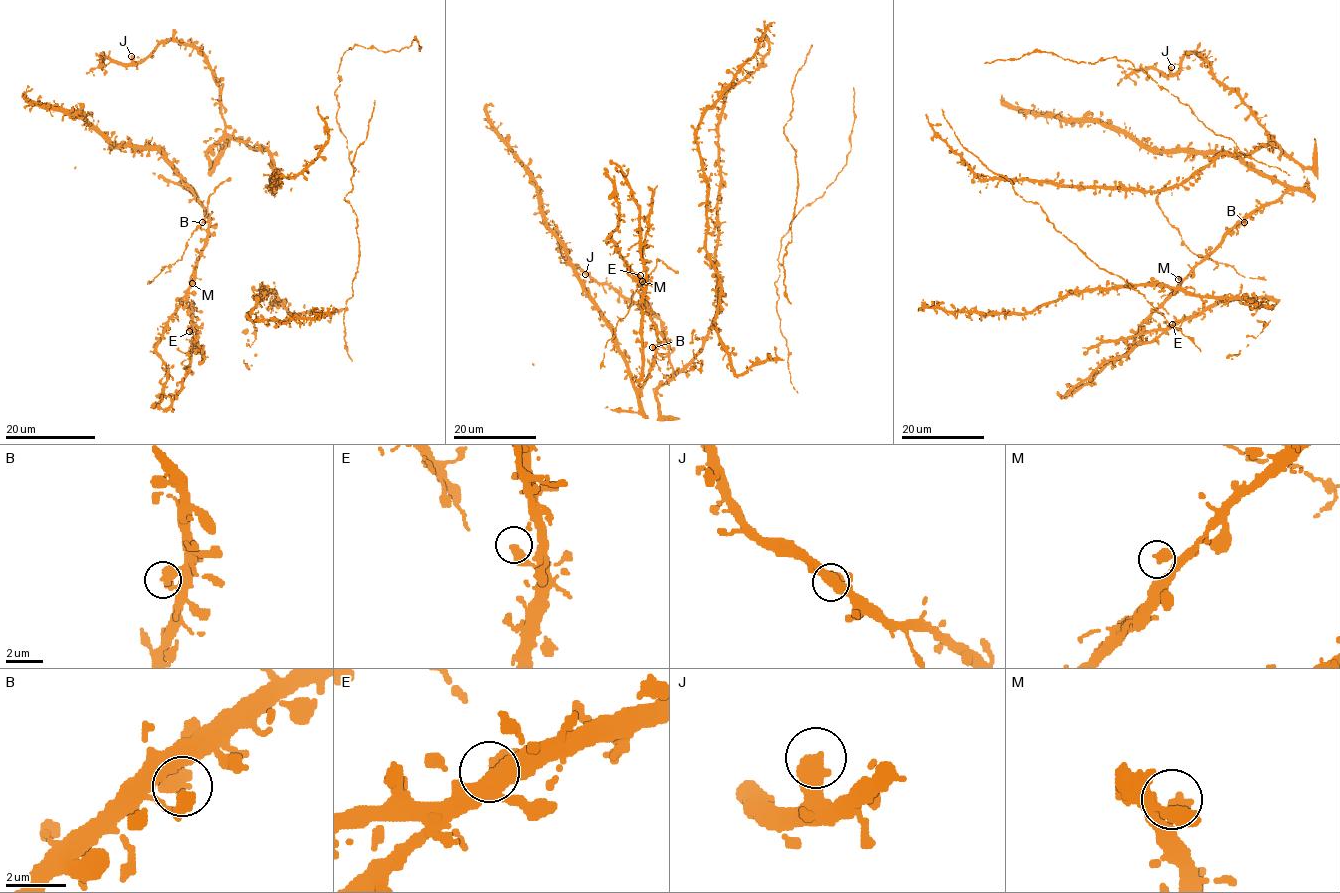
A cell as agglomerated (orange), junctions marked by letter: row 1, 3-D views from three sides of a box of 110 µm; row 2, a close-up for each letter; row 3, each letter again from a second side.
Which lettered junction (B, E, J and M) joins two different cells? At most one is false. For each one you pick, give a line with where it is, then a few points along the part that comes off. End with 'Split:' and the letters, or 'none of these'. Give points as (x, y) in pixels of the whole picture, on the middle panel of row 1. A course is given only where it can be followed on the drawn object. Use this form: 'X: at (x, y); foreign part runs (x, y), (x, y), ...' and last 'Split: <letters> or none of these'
Split: none of these

